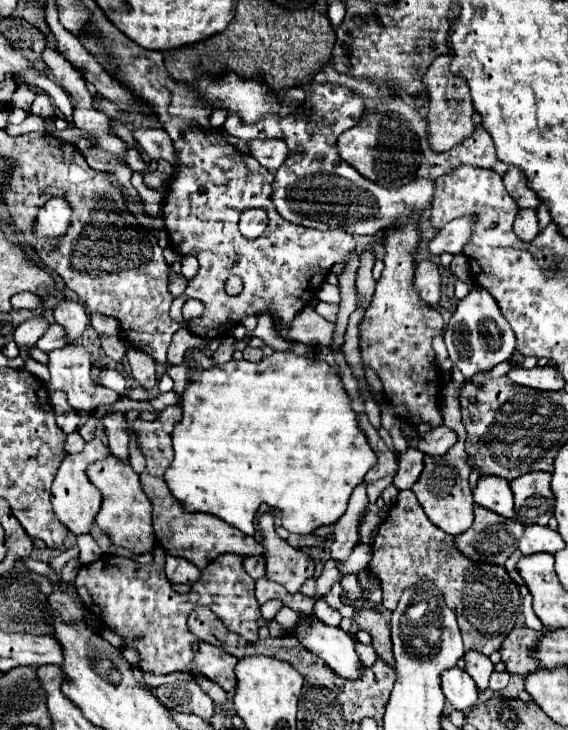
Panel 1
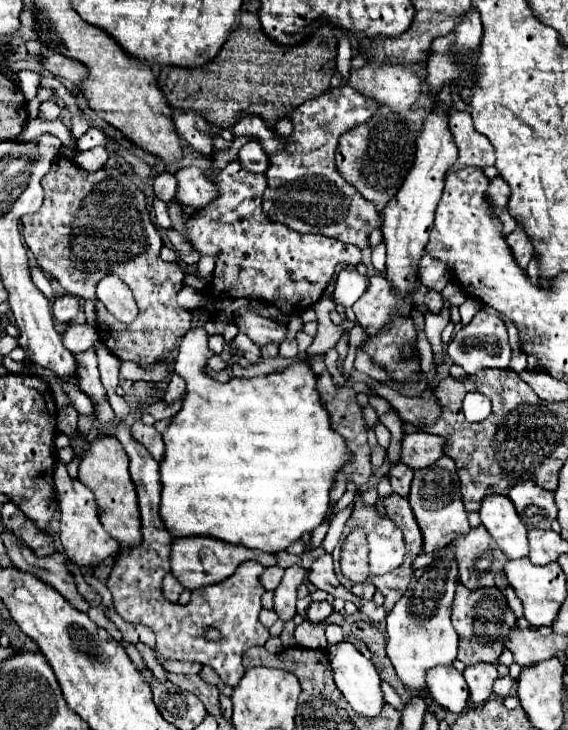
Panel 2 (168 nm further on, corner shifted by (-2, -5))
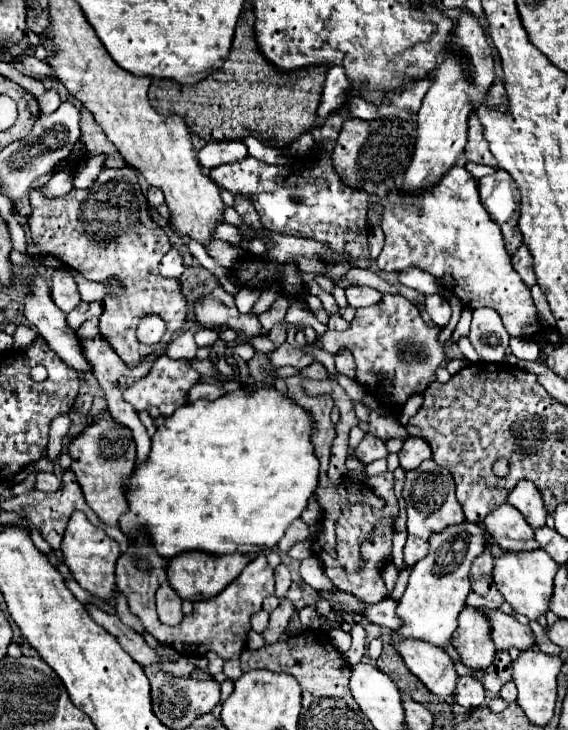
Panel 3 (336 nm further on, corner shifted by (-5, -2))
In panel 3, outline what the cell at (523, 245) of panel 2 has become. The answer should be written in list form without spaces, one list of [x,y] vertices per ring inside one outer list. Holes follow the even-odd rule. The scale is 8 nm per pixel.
[[[521,244],[521,246],[517,248],[517,252],[511,256],[511,260],[513,260],[513,268],[515,268],[517,274],[521,276],[521,280],[523,280],[527,286],[533,286],[533,284],[535,284],[535,274],[533,274],[529,250]]]

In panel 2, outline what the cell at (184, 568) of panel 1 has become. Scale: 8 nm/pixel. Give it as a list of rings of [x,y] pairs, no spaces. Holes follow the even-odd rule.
[[[168,573],[168,575],[164,577],[164,581],[162,581],[162,595],[164,595],[170,603],[176,603],[182,591],[184,591],[184,587],[174,579],[174,575]]]

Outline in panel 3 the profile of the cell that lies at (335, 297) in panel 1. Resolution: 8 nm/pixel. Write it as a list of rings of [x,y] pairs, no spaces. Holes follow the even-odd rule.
[[[349,286],[349,288],[345,288],[345,296],[347,296],[349,306],[361,308],[361,306],[377,304],[383,294],[375,288],[369,288],[369,286]]]

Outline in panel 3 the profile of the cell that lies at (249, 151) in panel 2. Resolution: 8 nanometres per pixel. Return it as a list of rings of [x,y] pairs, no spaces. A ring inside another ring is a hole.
[[[241,140],[233,142],[209,142],[201,152],[199,152],[199,164],[205,168],[215,168],[221,164],[231,164],[237,160],[247,158],[247,146]]]

